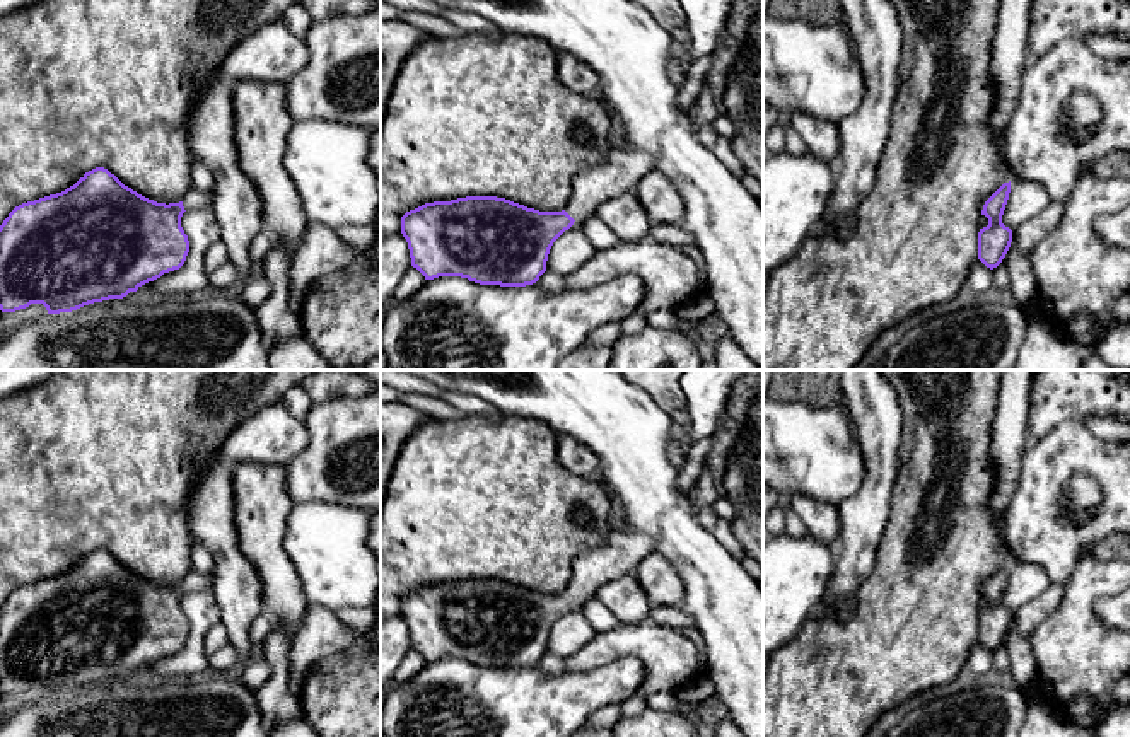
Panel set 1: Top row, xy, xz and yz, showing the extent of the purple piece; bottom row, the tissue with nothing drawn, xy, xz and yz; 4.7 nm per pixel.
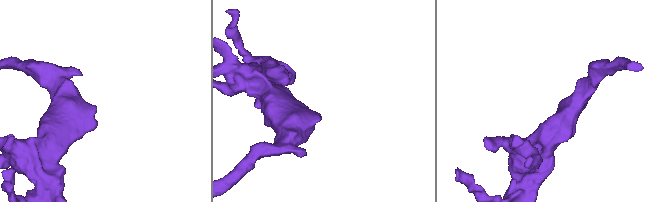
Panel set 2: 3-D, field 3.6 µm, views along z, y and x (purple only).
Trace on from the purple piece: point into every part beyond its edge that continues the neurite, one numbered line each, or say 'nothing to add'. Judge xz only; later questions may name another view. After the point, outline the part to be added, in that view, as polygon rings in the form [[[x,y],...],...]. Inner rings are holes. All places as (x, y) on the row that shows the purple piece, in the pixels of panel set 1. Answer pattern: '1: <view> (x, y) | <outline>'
1: xz (622, 169) | [[[611,148],[603,164],[585,167],[584,174],[572,183],[565,212],[575,222],[584,222],[609,198],[633,191],[637,181],[654,169],[654,157],[644,150]]]

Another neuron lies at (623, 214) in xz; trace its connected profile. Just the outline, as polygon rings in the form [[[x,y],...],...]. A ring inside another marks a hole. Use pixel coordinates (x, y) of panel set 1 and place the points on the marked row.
[[[633,191],[609,198],[597,206],[594,217],[601,218],[621,242],[649,239],[650,220]]]

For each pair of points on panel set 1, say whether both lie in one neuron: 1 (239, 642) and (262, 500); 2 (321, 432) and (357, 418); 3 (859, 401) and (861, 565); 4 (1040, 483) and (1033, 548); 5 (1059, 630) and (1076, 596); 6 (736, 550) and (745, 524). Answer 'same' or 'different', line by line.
1: different
2: same
3: same
4: same
5: same
6: different

